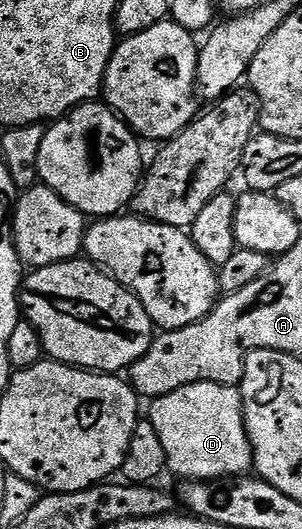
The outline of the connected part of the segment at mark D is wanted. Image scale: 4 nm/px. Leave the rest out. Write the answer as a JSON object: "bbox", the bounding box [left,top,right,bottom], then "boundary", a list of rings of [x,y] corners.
{"bbox":[148,382,254,480],"boundary":[[[199,382],[183,386],[166,396],[158,396],[149,408],[148,423],[155,426],[155,434],[163,442],[165,463],[170,473],[186,480],[228,480],[244,476],[254,467],[252,442],[245,428],[245,414],[241,393],[236,387],[215,382]]]}

